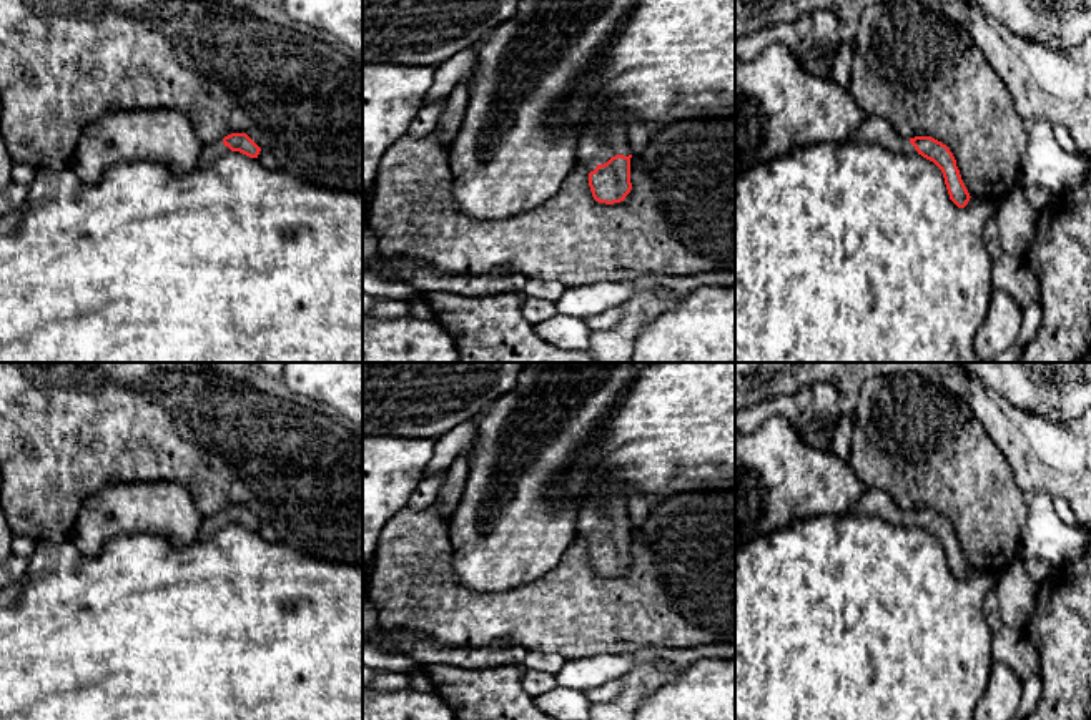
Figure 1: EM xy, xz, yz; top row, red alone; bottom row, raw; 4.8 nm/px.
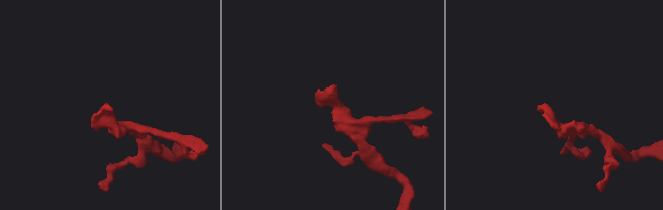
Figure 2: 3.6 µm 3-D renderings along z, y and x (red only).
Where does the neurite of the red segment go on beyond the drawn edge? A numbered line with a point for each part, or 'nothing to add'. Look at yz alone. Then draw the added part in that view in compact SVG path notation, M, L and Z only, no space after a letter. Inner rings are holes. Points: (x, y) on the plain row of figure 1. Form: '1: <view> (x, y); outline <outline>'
1: yz (880, 504); outline M866 491L852 514L880 517L893 525L918 527L910 512L903 510L885 491Z

